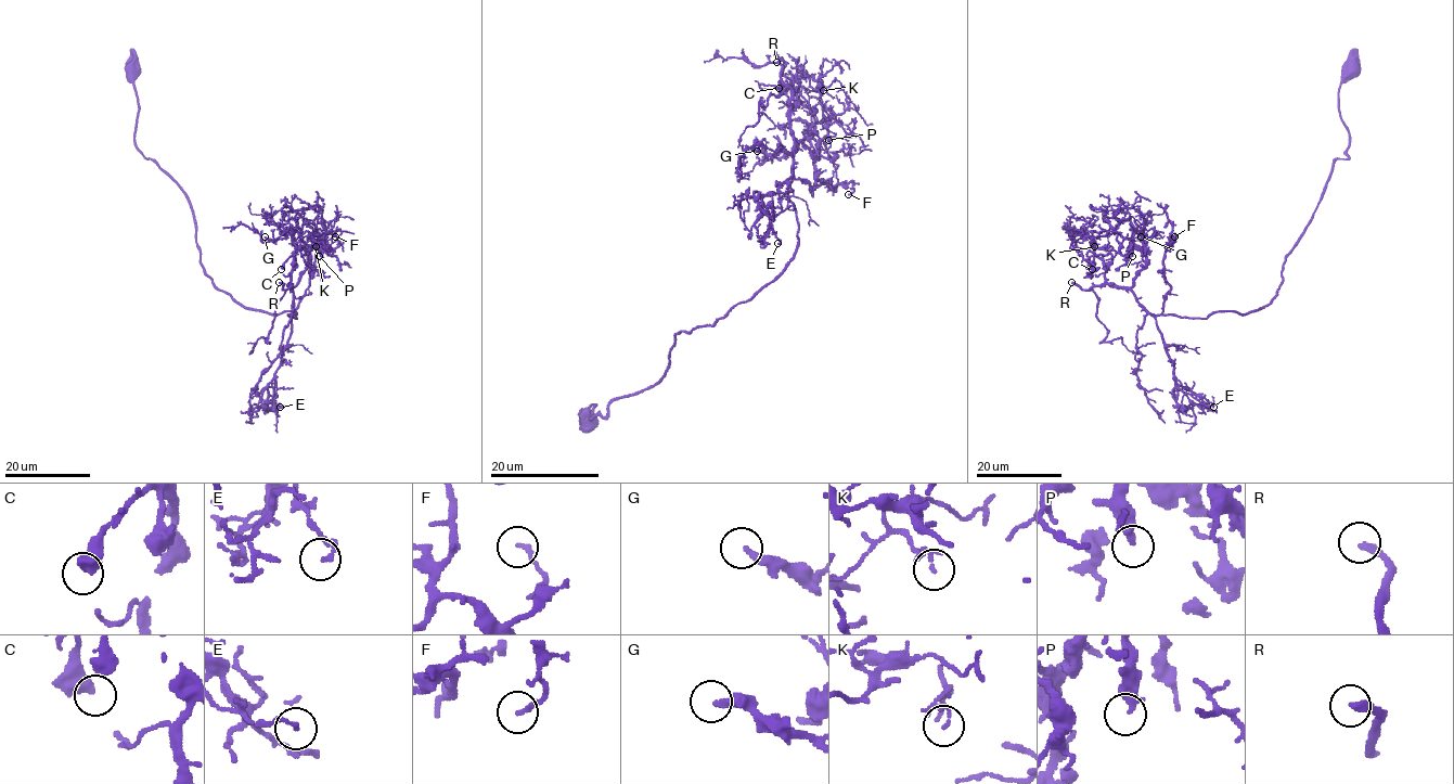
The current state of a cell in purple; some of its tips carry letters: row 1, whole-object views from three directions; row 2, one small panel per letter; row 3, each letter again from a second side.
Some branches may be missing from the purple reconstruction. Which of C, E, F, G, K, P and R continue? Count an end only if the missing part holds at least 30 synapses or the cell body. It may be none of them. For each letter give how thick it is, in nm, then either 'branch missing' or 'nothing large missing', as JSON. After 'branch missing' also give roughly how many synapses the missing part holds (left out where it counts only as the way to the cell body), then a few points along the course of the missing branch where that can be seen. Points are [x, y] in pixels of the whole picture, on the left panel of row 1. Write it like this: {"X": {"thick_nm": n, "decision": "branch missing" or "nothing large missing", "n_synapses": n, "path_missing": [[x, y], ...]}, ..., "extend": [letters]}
{"C": {"thick_nm": 480, "decision": "nothing large missing"}, "E": {"thick_nm": 130, "decision": "nothing large missing"}, "F": {"thick_nm": 150, "decision": "nothing large missing"}, "G": {"thick_nm": 220, "decision": "nothing large missing"}, "K": {"thick_nm": 130, "decision": "nothing large missing"}, "P": {"thick_nm": 360, "decision": "nothing large missing"}, "R": {"thick_nm": 280, "decision": "branch missing", "n_synapses": 100, "path_missing": [[279, 282], [290, 290], [326, 286], [347, 300], [368, 256], [387, 247], [454, 301], [472, 329], [461, 335]]}, "extend": ["R"]}

